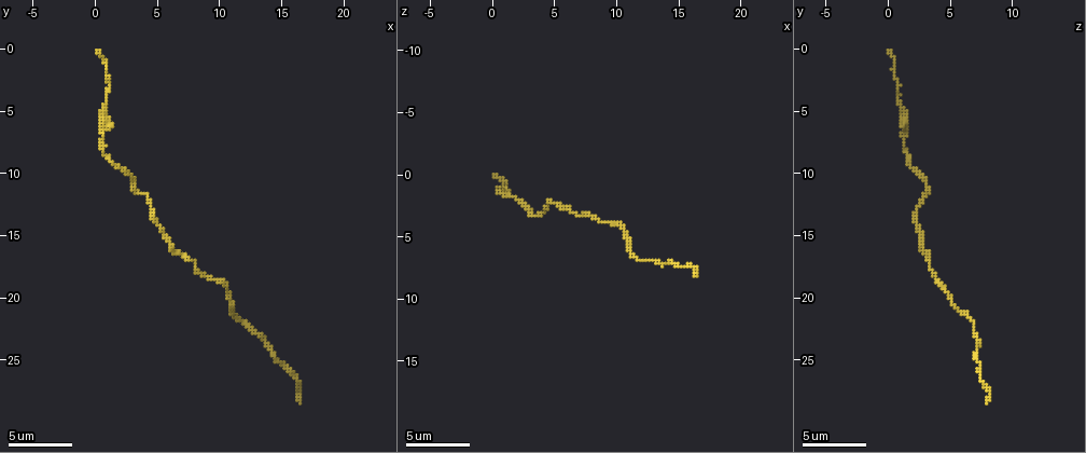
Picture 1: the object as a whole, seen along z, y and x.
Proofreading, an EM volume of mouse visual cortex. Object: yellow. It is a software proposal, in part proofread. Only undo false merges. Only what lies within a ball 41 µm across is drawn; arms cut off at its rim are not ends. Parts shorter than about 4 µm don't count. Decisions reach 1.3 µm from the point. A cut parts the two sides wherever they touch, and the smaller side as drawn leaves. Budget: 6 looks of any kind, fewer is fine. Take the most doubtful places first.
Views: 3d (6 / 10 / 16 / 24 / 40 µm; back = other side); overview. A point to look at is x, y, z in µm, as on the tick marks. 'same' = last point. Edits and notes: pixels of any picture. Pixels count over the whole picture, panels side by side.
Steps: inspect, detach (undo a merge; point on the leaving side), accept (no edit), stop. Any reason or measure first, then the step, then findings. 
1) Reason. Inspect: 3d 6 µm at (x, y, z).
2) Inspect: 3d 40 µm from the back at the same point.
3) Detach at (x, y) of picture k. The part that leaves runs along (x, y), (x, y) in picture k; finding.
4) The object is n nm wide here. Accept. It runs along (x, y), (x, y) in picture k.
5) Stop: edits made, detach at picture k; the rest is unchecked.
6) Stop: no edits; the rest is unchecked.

Sudden change in width. Inspect: 3d 6 µm at (3.0, 11.0, 3.2).

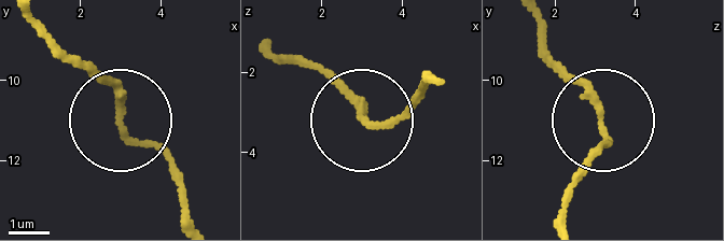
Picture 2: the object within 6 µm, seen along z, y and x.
Accept. One cell here.

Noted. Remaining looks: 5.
Inspect: 3d 10 µm at (6.2, 15.6, 2.6).

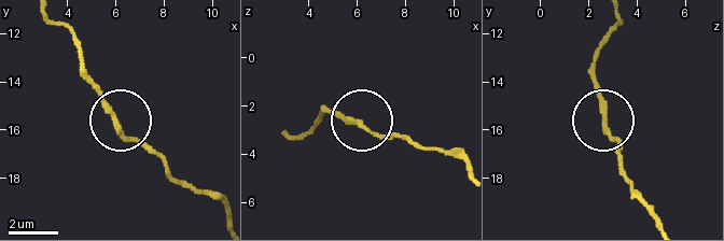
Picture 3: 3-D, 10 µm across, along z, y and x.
The object is 220 nm wide here. Accept. It runs along (606, 119), (596, 76) in picture 3; one cell here.

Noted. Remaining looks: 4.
Thick turns thin. Inspect: 3d 6 µm at (9.6, 18.4, 4.0).

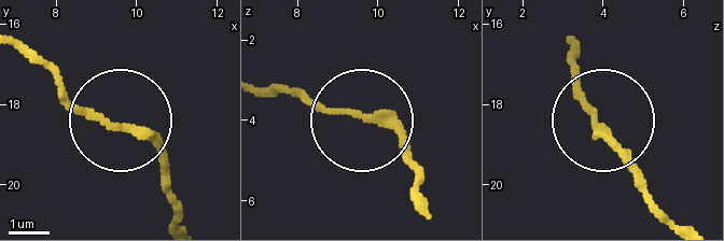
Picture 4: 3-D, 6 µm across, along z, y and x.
Inspect: 3d 6 µm from the back at (9.65, 18.55, 3.95).

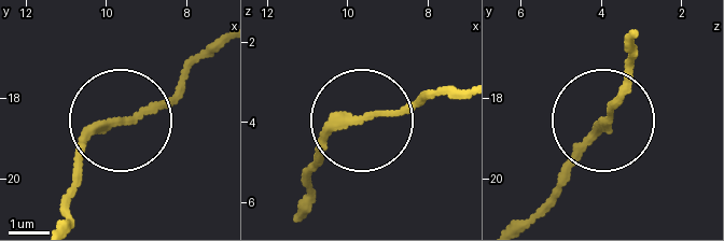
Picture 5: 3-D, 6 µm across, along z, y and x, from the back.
Accept. It runs along (631, 34), (608, 117), (559, 189) in picture 5; continuous, no second cell.

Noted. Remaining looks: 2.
Stop: no edits; the rest is unchecked.

